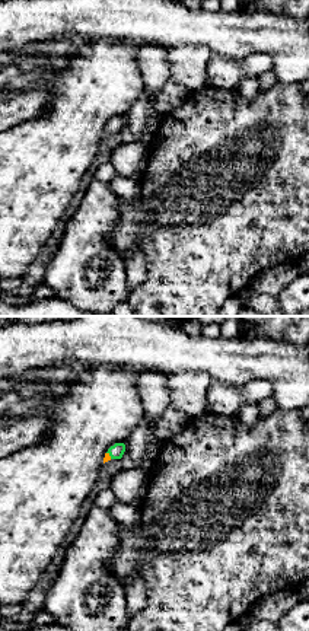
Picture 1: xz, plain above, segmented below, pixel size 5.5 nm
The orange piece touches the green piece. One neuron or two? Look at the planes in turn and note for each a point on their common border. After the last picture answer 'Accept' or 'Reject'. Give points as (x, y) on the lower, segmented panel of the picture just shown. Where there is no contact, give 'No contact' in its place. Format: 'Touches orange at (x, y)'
Touches orange at (108, 455)

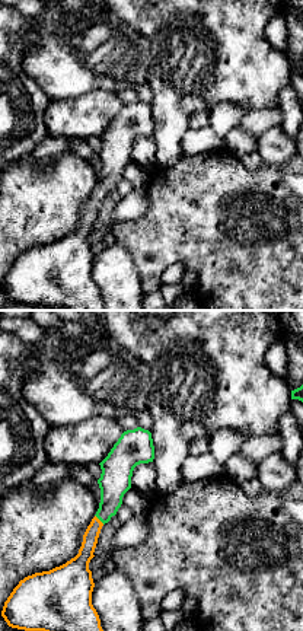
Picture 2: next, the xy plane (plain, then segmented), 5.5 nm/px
Touches orange at (98, 519)

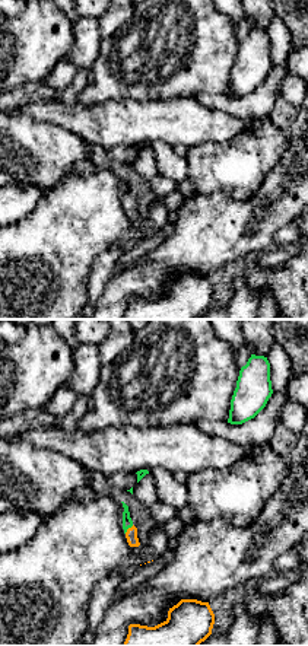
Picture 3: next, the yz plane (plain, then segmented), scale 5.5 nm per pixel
Touches orange at (129, 528)

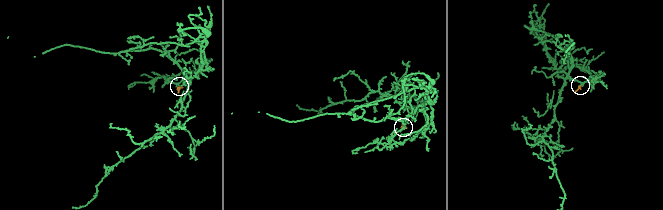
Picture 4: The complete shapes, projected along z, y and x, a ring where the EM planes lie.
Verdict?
Accept

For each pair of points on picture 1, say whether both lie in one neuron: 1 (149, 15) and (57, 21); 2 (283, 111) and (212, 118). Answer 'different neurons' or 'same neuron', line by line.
1: same neuron
2: same neuron

